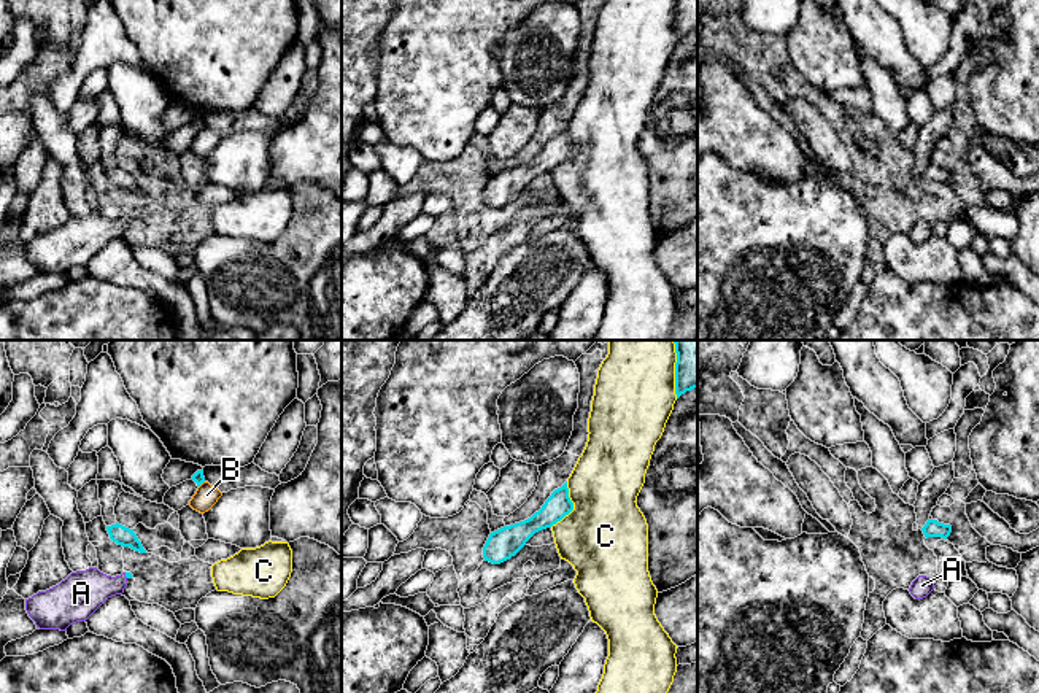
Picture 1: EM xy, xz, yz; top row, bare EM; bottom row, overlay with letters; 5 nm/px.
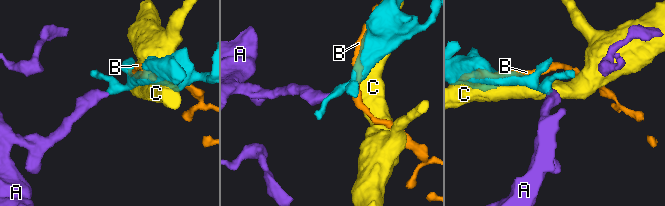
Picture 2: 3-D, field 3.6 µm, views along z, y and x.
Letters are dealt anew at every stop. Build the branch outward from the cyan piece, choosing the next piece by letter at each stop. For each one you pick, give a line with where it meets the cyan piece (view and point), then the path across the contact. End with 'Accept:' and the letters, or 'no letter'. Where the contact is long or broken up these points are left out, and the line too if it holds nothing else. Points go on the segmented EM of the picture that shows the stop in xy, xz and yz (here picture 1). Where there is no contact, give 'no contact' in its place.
A: meets cyan in xy at (126, 576); runs through xy (127, 574), (126, 576), (116, 585), (81, 593)
Accept: A

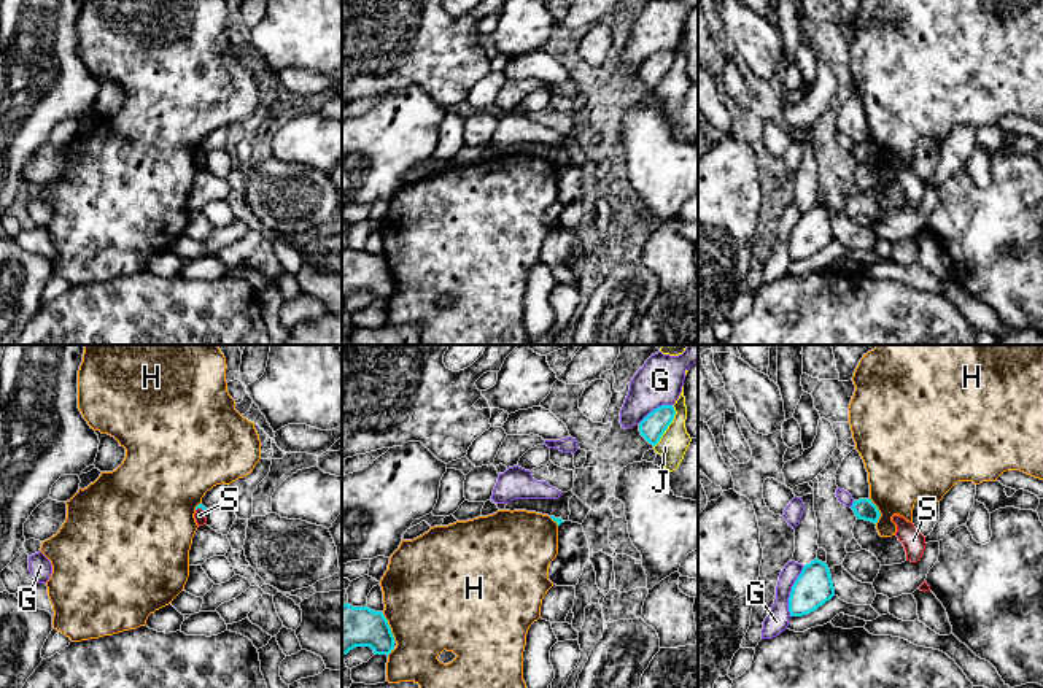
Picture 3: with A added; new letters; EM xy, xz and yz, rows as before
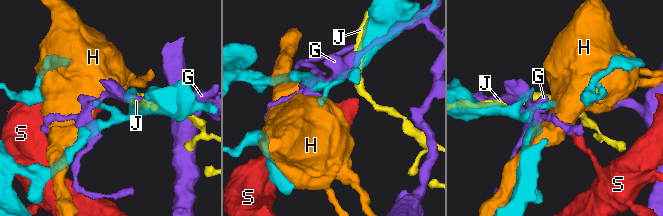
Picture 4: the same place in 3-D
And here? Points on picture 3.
Accept: no letter

